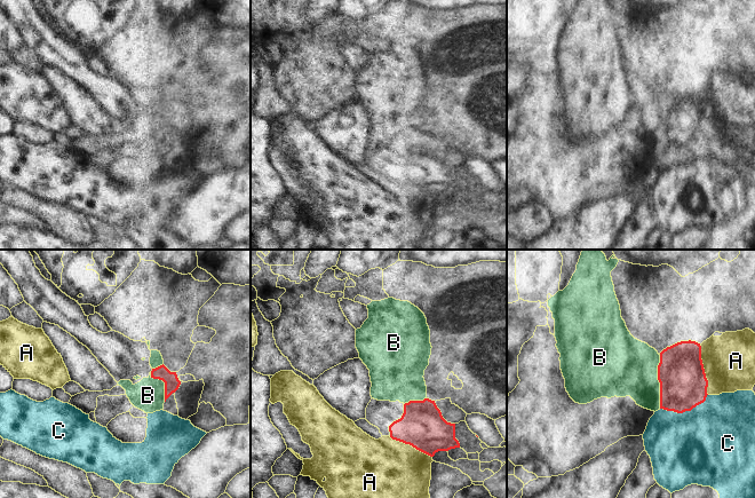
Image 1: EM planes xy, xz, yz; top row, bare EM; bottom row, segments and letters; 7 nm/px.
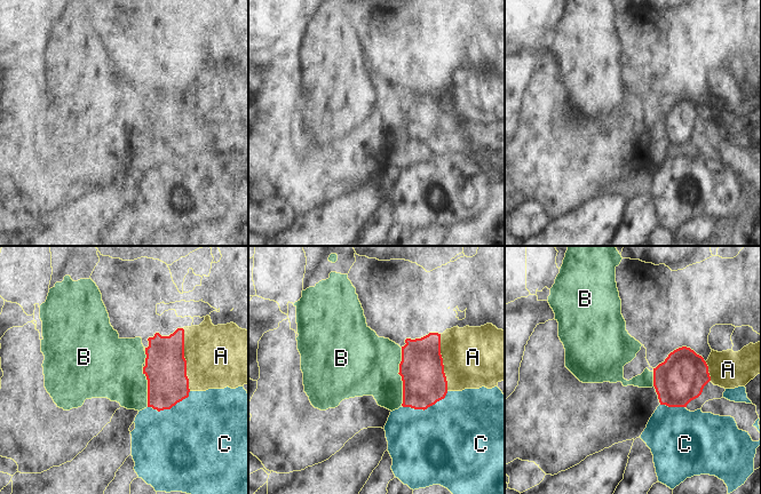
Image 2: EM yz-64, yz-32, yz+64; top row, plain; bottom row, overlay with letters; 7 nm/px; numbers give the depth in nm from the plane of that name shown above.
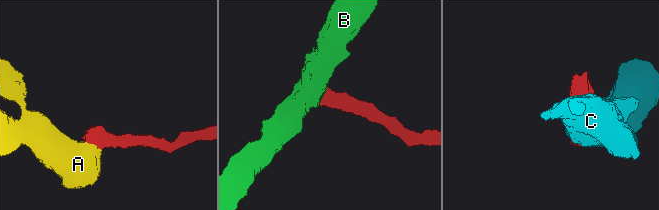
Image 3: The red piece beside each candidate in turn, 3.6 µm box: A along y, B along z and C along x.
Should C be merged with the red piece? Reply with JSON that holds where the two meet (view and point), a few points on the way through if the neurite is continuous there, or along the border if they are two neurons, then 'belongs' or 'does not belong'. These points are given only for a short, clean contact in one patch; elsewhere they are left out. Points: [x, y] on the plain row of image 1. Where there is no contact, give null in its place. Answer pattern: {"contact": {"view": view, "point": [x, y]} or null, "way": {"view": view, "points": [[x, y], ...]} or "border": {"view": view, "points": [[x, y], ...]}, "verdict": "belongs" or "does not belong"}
{"contact": {"view": "yz", "point": [685, 153]}, "verdict": "does not belong"}

